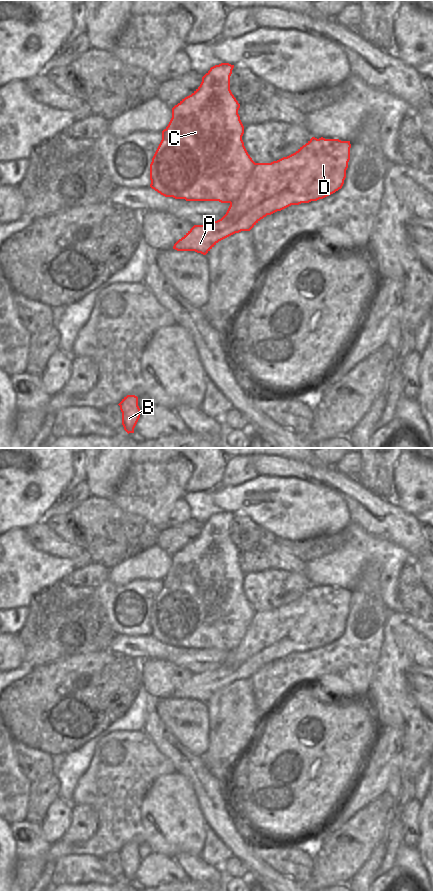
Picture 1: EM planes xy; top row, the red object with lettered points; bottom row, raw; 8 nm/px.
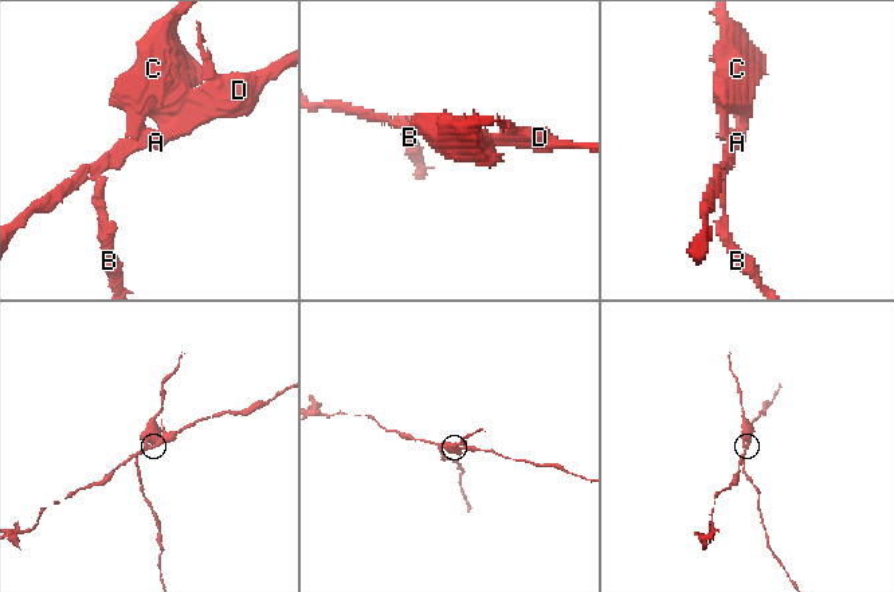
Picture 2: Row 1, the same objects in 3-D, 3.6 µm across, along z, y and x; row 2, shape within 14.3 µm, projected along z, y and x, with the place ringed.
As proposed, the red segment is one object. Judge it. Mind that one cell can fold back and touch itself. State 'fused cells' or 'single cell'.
fused cells

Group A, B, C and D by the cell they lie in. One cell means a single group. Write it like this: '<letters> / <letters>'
A D / B C

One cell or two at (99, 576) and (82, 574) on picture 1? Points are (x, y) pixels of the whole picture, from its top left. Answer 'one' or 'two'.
one

